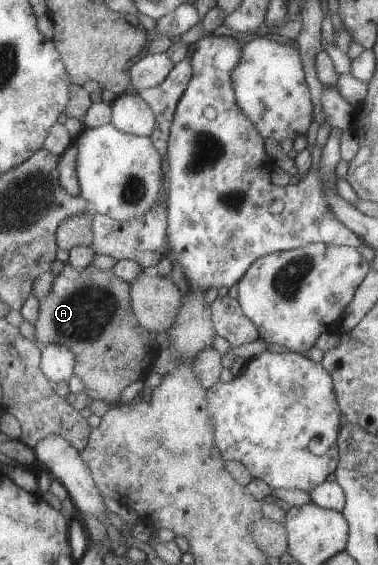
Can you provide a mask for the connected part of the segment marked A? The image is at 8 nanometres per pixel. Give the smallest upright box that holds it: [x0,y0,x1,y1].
[33,263,159,406]

